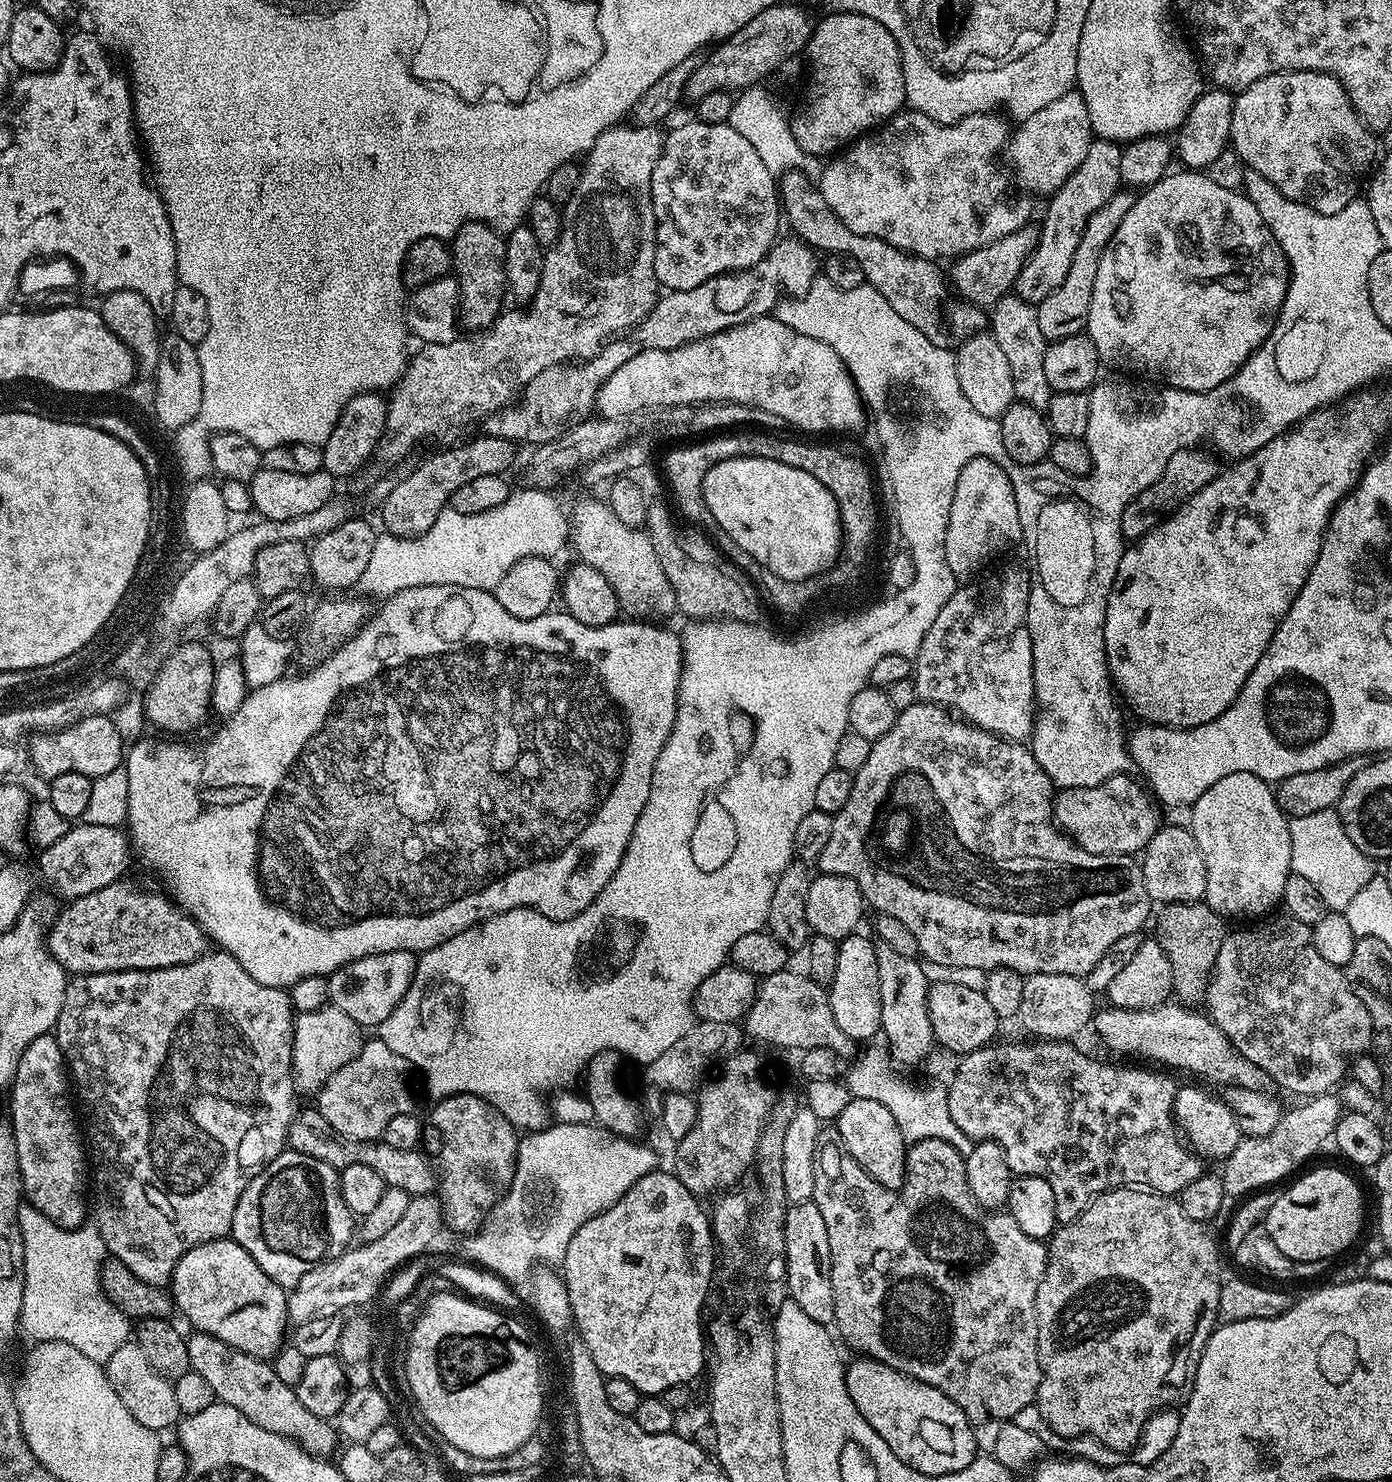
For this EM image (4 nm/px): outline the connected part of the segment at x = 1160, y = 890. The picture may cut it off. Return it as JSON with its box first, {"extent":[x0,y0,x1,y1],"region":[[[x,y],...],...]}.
{"extent":[1139,826,1207,905],"region":[[[1162,826],[1144,847],[1139,865],[1148,899],[1157,905],[1195,904],[1205,899],[1207,866],[1198,842],[1187,827]]]}

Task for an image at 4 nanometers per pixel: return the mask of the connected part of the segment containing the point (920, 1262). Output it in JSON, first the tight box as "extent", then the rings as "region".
{"extent":[812,1138,1048,1426],"region":[[[926,1138],[924,1141],[913,1143],[908,1148],[908,1157],[906,1158],[906,1166],[904,1167],[904,1184],[898,1188],[887,1188],[882,1186],[875,1180],[866,1169],[854,1159],[844,1148],[843,1144],[835,1139],[825,1139],[816,1146],[816,1161],[814,1162],[814,1194],[812,1201],[818,1206],[818,1210],[822,1213],[822,1218],[826,1222],[826,1238],[830,1238],[830,1282],[834,1286],[834,1321],[835,1331],[838,1333],[839,1339],[845,1345],[849,1344],[852,1348],[857,1348],[857,1353],[863,1354],[867,1359],[877,1360],[886,1366],[890,1366],[894,1370],[898,1370],[902,1374],[906,1374],[910,1378],[918,1378],[918,1382],[926,1382],[926,1386],[934,1386],[934,1390],[942,1390],[942,1394],[946,1394],[946,1398],[950,1398],[950,1402],[957,1404],[966,1414],[968,1421],[973,1426],[981,1426],[987,1420],[996,1420],[995,1422],[1012,1422],[1015,1421],[1018,1410],[1026,1410],[1026,1406],[1034,1403],[1038,1394],[1038,1386],[1042,1382],[1042,1366],[1038,1358],[1038,1318],[1036,1317],[1036,1295],[1038,1294],[1038,1286],[1042,1282],[1042,1274],[1046,1270],[1046,1262],[1048,1261],[1048,1245],[1043,1240],[1035,1240],[1026,1234],[1022,1234],[1021,1227],[1018,1222],[1014,1222],[1014,1218],[1009,1216],[1007,1211],[996,1210],[989,1211],[983,1208],[974,1198],[974,1194],[970,1190],[970,1186],[966,1182],[966,1166],[964,1165],[964,1156],[960,1154],[954,1146],[946,1141],[940,1141],[938,1138]]]}

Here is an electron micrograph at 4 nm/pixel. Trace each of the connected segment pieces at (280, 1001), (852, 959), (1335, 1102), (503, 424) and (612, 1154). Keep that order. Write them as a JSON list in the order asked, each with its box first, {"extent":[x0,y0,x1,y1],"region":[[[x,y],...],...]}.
[{"extent":[54,950,298,1288],"region":[[[223,950],[209,951],[207,954],[198,957],[194,962],[186,962],[182,966],[142,968],[134,972],[99,972],[89,976],[73,975],[67,981],[65,997],[62,1001],[62,1010],[58,1014],[54,1035],[64,1055],[64,1063],[67,1071],[70,1073],[70,1080],[74,1085],[75,1095],[76,1092],[80,1095],[80,1104],[84,1107],[85,1118],[88,1119],[88,1128],[86,1124],[86,1144],[90,1149],[91,1167],[92,1164],[96,1167],[93,1172],[92,1169],[90,1172],[91,1183],[92,1180],[96,1183],[96,1220],[94,1220],[94,1226],[100,1231],[100,1236],[104,1239],[105,1249],[110,1253],[111,1259],[121,1260],[126,1266],[130,1266],[130,1270],[134,1270],[134,1274],[138,1274],[138,1278],[142,1278],[142,1282],[150,1282],[150,1286],[158,1286],[159,1288],[171,1285],[174,1266],[178,1266],[178,1262],[182,1258],[182,1254],[186,1254],[186,1250],[194,1250],[194,1246],[202,1246],[211,1240],[225,1239],[231,1233],[234,1210],[238,1206],[238,1198],[242,1198],[242,1190],[246,1190],[246,1186],[250,1186],[253,1178],[267,1164],[274,1162],[274,1158],[278,1158],[281,1152],[285,1151],[288,1143],[288,1131],[292,1123],[295,1122],[298,1111],[298,1105],[296,1105],[298,1089],[295,1080],[292,1078],[293,1023],[294,1009],[292,1007],[291,995],[283,988],[271,988],[270,986],[262,986],[258,982],[254,982],[254,978],[250,978],[250,974],[246,974],[246,970],[242,970],[240,963],[229,952]]]},{"extent":[827,934,880,1042],"region":[[[853,934],[839,941],[838,967],[834,970],[834,978],[827,989],[830,1010],[834,1010],[834,1022],[838,1022],[842,1034],[846,1034],[853,1042],[868,1042],[872,1035],[880,1032],[880,995],[878,994],[878,958],[876,957],[876,944],[871,939]]]},{"extent":[1220,1092,1342,1198],"region":[[[1334,1092],[1324,1093],[1303,1101],[1302,1106],[1288,1109],[1280,1116],[1278,1125],[1268,1135],[1241,1137],[1234,1150],[1225,1157],[1220,1175],[1223,1178],[1224,1193],[1227,1197],[1238,1196],[1244,1198],[1258,1191],[1274,1186],[1274,1183],[1289,1179],[1304,1162],[1308,1161],[1324,1144],[1335,1135],[1337,1122],[1342,1115],[1341,1097]]]},{"extent":[487,239,818,446],"region":[[[787,239],[773,244],[757,264],[744,268],[741,272],[725,272],[723,276],[710,278],[702,285],[685,292],[665,291],[646,319],[631,329],[626,338],[609,340],[591,360],[575,366],[556,364],[542,370],[542,374],[538,374],[538,378],[531,380],[524,389],[523,399],[488,417],[487,435],[501,436],[503,440],[513,442],[529,440],[532,446],[549,443],[563,435],[577,419],[576,411],[584,412],[580,414],[593,411],[596,395],[606,378],[610,378],[610,374],[614,374],[618,366],[630,362],[630,358],[634,358],[634,354],[642,349],[680,348],[710,334],[718,334],[759,316],[769,315],[785,294],[792,298],[803,296],[818,278],[818,256],[804,241]]]},{"extent":[464,1123,658,1286],"region":[[[557,1123],[555,1127],[556,1132],[537,1131],[532,1144],[522,1142],[517,1145],[515,1176],[507,1191],[484,1217],[478,1231],[465,1239],[464,1252],[471,1261],[513,1286],[527,1283],[536,1267],[563,1263],[570,1238],[577,1233],[578,1227],[605,1212],[658,1166],[655,1152],[642,1144],[635,1144],[635,1139],[615,1136],[613,1132],[591,1123]]]}]

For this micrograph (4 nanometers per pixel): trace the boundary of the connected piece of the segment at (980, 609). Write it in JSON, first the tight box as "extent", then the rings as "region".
{"extent":[914,568,1038,742],"region":[[[1000,568],[989,576],[981,575],[971,582],[964,582],[952,593],[950,602],[938,610],[938,618],[934,618],[934,626],[926,630],[926,638],[922,638],[922,646],[914,657],[914,679],[916,681],[916,695],[925,704],[941,704],[949,712],[960,717],[961,720],[973,724],[987,732],[993,732],[1004,740],[1028,742],[1032,739],[1032,731],[1036,727],[1038,705],[1036,702],[1034,680],[1034,652],[1031,650],[1030,630],[1027,628],[1027,602],[1030,598],[1032,580],[1030,572],[1024,568]]]}

